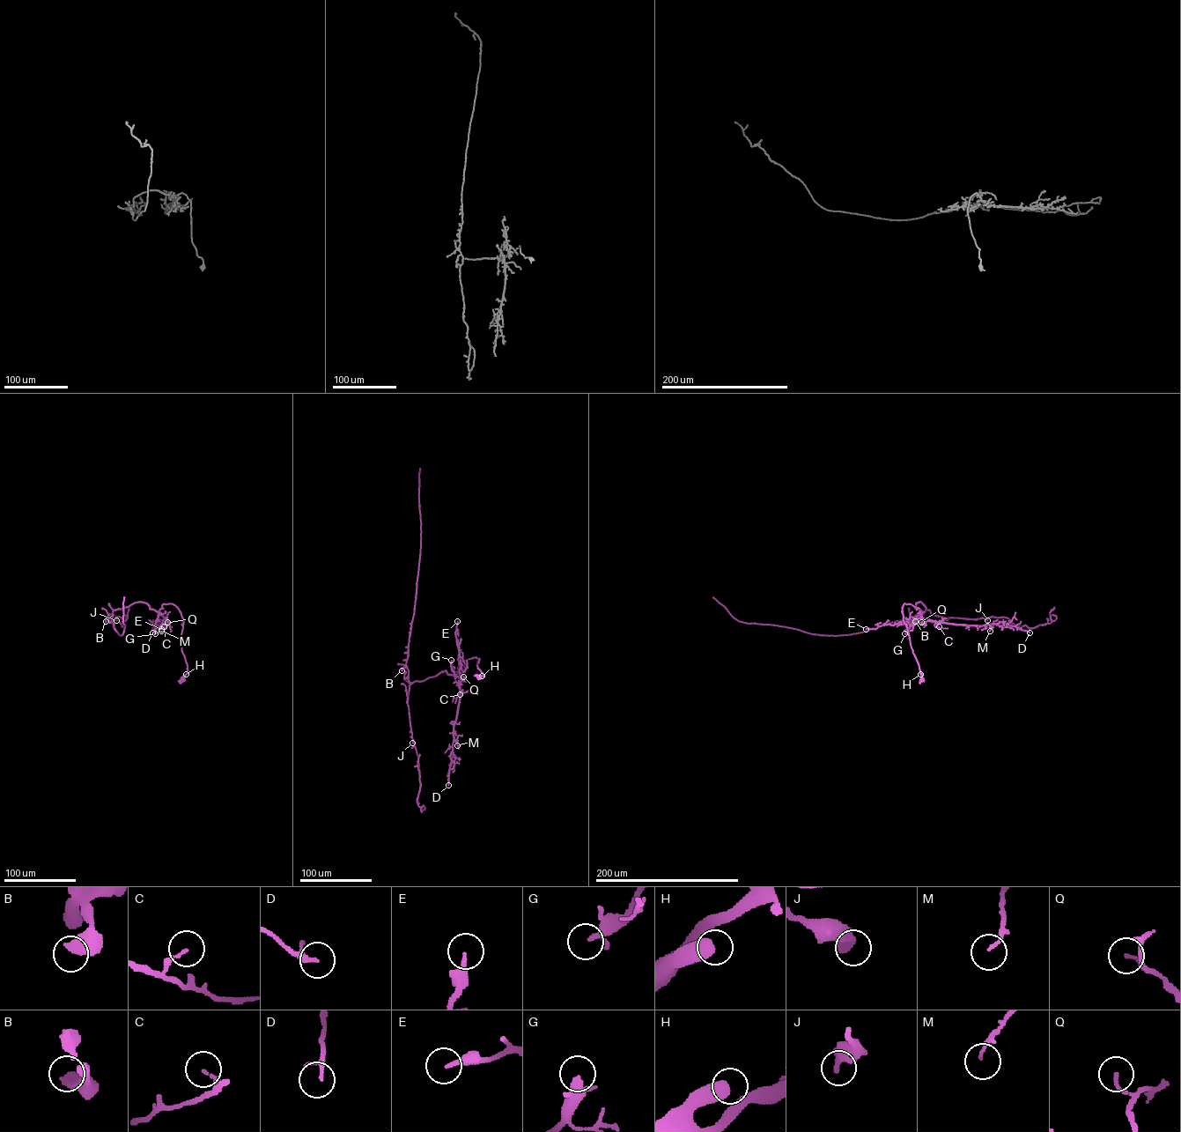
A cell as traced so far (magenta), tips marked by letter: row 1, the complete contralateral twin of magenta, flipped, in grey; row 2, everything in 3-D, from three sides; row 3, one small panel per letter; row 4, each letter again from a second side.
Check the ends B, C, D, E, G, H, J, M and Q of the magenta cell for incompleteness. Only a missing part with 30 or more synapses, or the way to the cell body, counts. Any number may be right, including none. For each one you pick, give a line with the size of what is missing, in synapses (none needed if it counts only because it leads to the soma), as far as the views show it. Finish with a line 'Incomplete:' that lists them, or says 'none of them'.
Incomplete: none of them

